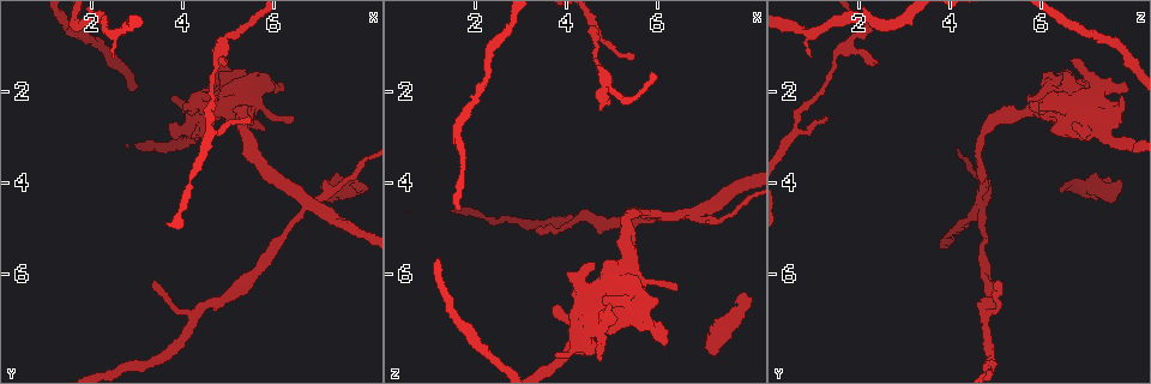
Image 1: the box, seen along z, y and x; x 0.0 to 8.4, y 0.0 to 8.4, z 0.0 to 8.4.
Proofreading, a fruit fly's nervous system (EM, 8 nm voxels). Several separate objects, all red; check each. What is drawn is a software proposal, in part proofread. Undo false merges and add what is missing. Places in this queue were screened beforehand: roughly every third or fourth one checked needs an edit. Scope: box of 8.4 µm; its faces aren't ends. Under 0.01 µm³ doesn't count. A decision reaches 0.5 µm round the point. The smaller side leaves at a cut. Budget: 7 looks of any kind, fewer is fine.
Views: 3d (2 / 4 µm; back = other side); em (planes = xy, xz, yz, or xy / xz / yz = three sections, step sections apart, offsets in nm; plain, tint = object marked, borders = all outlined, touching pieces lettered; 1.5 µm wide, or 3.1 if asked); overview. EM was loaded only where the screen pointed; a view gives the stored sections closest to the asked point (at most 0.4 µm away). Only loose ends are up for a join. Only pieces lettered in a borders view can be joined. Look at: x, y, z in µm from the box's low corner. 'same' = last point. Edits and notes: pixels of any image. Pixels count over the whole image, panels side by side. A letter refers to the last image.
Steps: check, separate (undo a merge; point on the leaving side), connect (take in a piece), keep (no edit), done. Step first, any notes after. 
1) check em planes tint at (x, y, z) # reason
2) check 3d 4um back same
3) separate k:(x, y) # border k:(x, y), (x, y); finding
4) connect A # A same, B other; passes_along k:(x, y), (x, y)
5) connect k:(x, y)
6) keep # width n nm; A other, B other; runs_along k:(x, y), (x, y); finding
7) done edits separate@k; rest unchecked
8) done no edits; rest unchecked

check 3d 2um at (7.25, 4.00, 7.75) # thick end

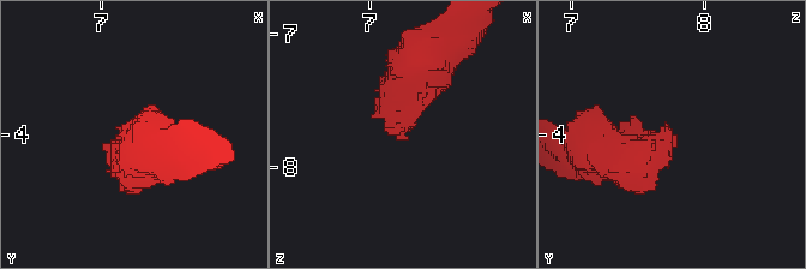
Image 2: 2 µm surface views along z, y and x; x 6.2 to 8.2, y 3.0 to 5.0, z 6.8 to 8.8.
check em xy step 8 tint at (7.22, 4.00, 7.80)

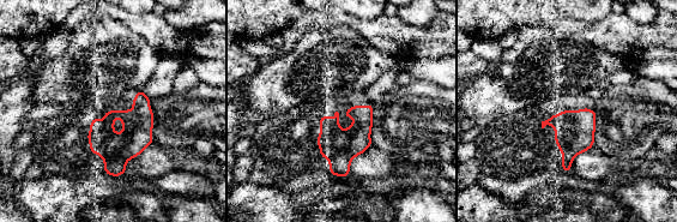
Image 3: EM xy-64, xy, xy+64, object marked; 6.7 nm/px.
check em planes borders same # another direction

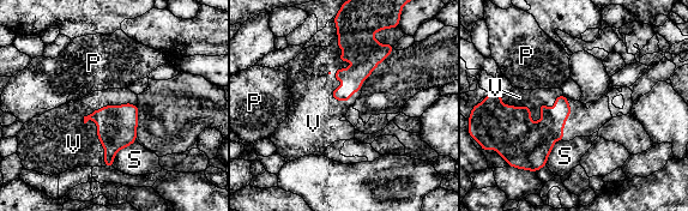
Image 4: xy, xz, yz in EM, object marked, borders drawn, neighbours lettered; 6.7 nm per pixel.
connect V # P other, S other, V same; passes_along 4:(351, 32), (338, 67), (308, 79); it goes on there

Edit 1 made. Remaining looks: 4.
check em planes borders at (6.70, 4.40, 4.65) # looks like a crossing

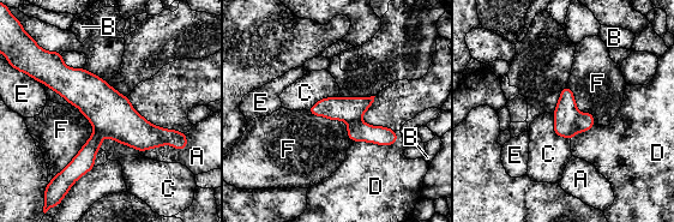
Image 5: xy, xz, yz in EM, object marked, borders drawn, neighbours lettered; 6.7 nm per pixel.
separate 5:(585, 121) # A other, B other, C other, D other, E other, F other; border 5:(578, 112), (575, 133); two cells meet here

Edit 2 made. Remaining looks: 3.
check overview # see it whole again

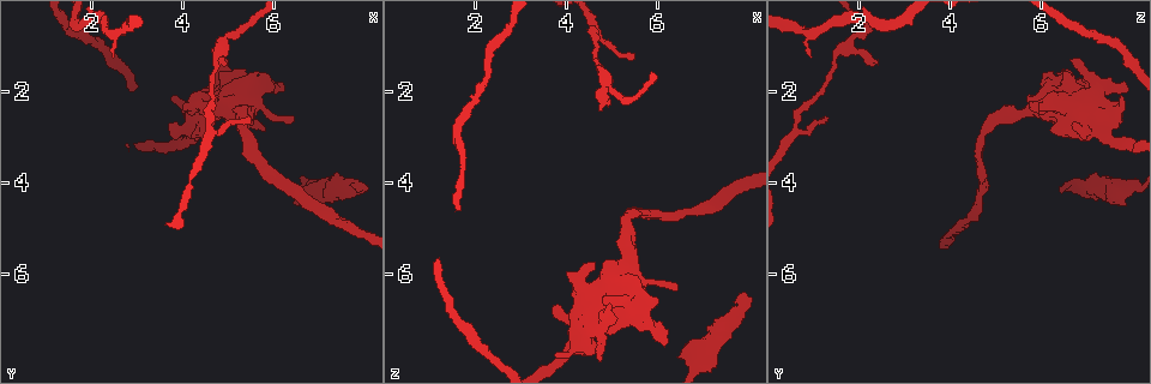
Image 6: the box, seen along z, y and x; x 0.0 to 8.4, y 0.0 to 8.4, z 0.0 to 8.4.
check em xy step 4 borders at (5.50, 2.60, 1.30) # thin end

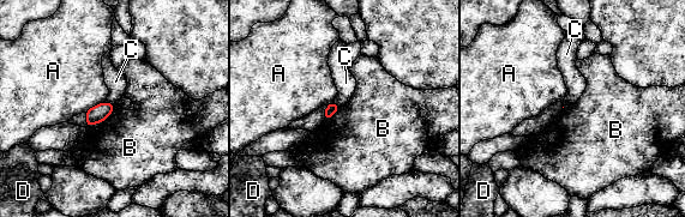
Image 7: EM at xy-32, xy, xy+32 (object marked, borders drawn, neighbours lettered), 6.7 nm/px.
check em planes borders same # another direction

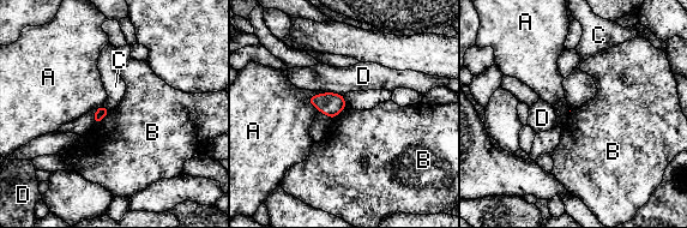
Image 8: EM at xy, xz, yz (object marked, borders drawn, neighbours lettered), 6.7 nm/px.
keep # A other, B other, C other, D other; border 8:(109, 110), (100, 121), (94, 124); no lettered piece goes on from it

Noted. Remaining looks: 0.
done edits connect@4, separate@5; rest unchecked

